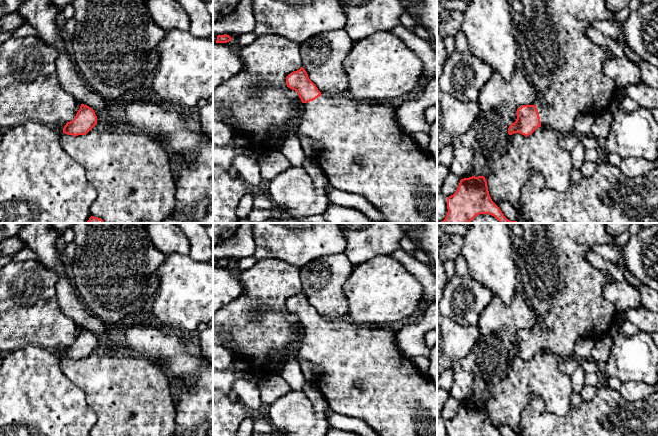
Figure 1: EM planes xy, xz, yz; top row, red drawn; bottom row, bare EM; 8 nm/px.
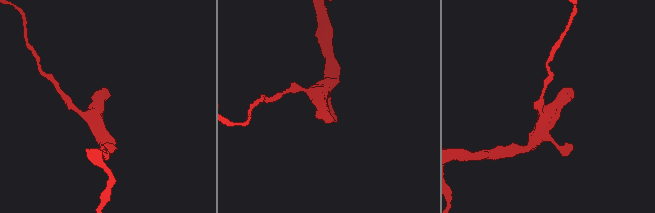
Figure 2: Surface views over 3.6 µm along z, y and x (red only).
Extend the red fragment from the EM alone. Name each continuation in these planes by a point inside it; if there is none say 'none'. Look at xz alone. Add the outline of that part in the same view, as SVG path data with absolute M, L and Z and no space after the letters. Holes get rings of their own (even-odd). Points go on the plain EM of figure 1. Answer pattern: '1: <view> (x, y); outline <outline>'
1: xz (364, 375); outline M321 319L313 325L304 327L304 337L298 344L298 356L321 368L321 373L313 380L328 402L329 409L350 418L356 418L370 426L379 436L437 436L437 386L431 378L423 376L410 358L403 355L396 344L397 330L369 328L340 319Z

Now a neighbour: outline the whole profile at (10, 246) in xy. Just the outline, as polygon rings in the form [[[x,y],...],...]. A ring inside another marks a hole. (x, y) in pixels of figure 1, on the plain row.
[[[17,236],[10,237],[0,242],[0,257],[7,255],[13,256],[23,248],[25,246]]]

